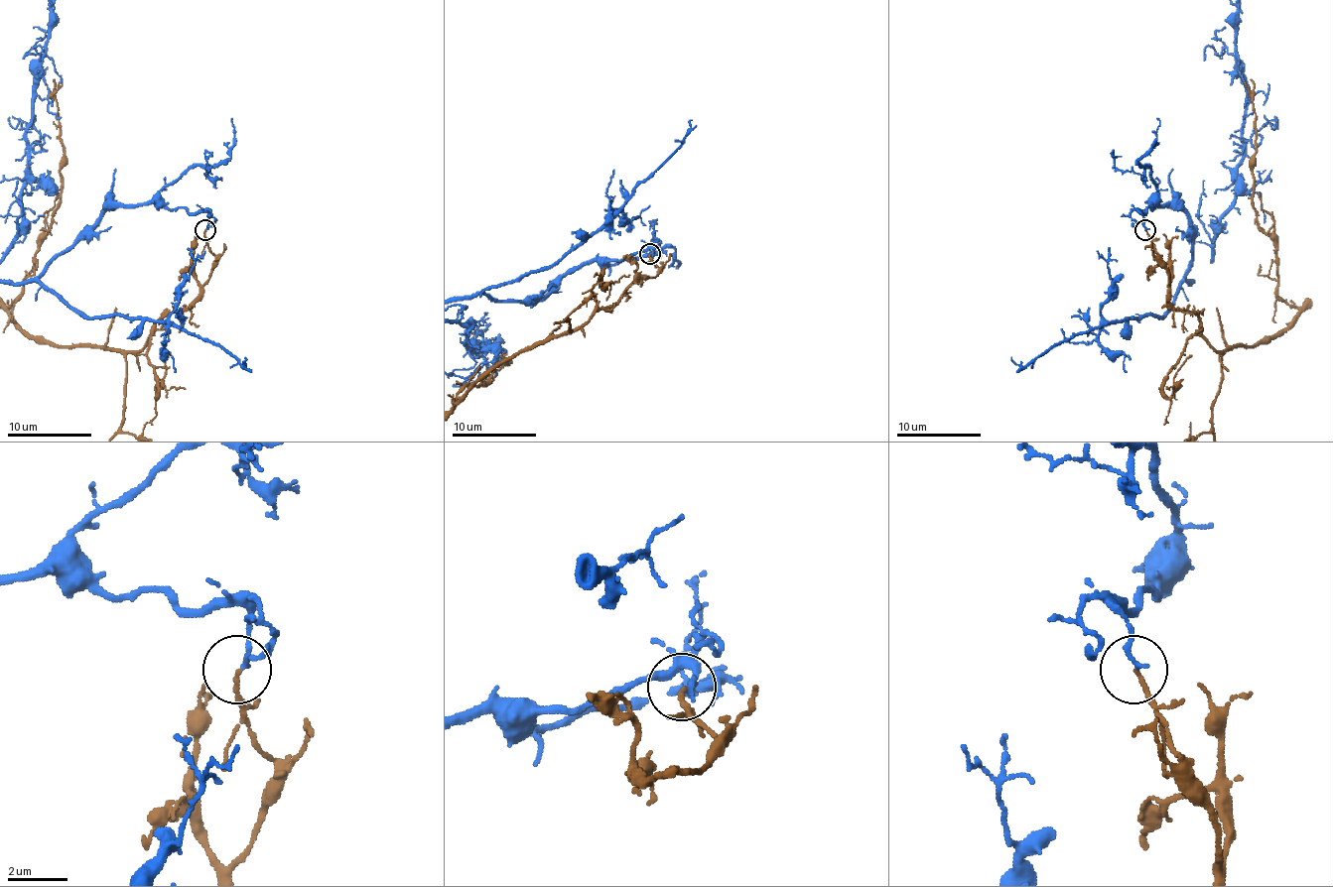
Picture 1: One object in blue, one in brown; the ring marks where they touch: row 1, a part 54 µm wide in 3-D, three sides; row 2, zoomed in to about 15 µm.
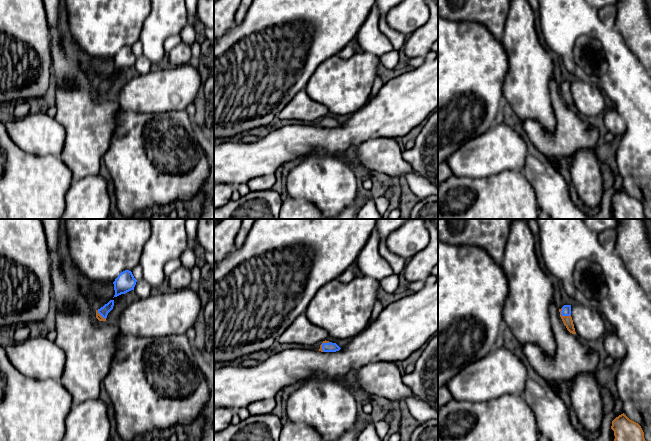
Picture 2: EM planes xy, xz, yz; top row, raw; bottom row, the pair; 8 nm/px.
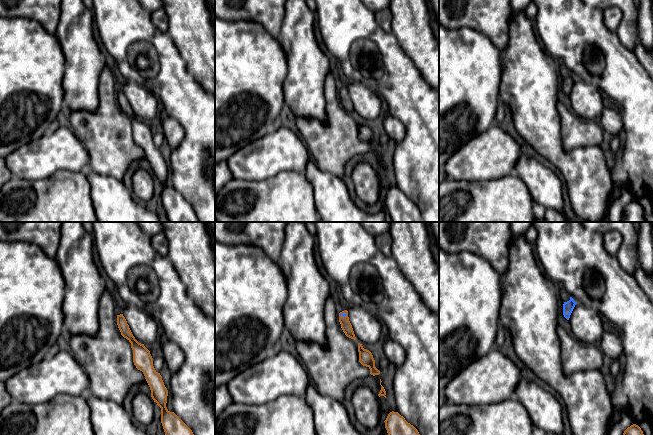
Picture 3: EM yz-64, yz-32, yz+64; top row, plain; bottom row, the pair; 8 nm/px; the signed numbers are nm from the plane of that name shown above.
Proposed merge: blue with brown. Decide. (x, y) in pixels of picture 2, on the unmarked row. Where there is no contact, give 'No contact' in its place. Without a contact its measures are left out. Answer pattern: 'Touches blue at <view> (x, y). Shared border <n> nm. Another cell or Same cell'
Touches blue at yz (563, 91). Shared border 100 nm. Another cell

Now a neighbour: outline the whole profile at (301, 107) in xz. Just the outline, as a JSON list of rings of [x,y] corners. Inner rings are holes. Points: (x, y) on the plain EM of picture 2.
[[[305,89],[299,91],[290,103],[278,114],[281,120],[314,121],[329,113],[326,106],[312,100]]]

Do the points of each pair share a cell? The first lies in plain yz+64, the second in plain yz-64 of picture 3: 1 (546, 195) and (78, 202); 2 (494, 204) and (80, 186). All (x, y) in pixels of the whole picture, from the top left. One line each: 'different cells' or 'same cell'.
1: different cells
2: same cell

